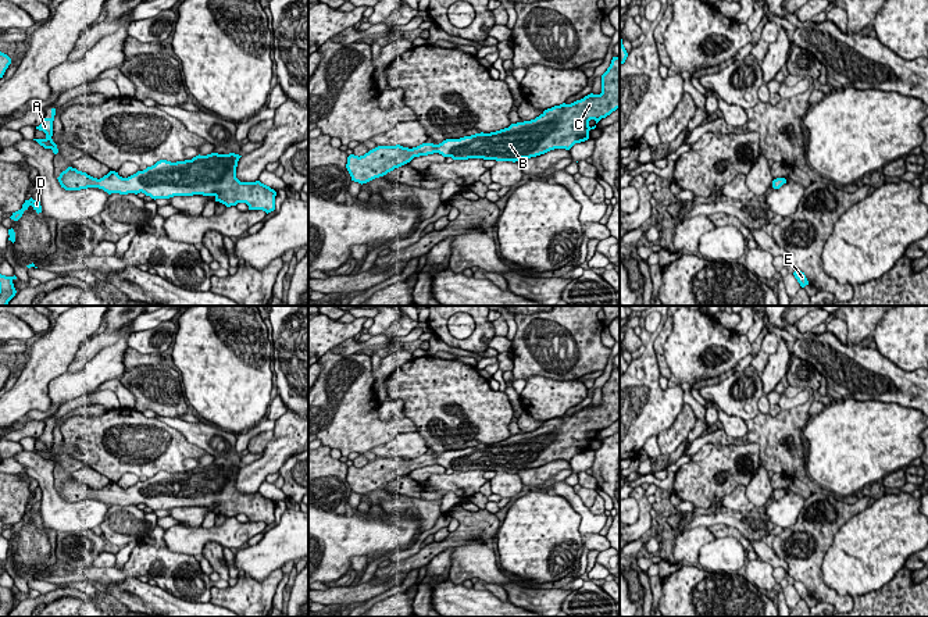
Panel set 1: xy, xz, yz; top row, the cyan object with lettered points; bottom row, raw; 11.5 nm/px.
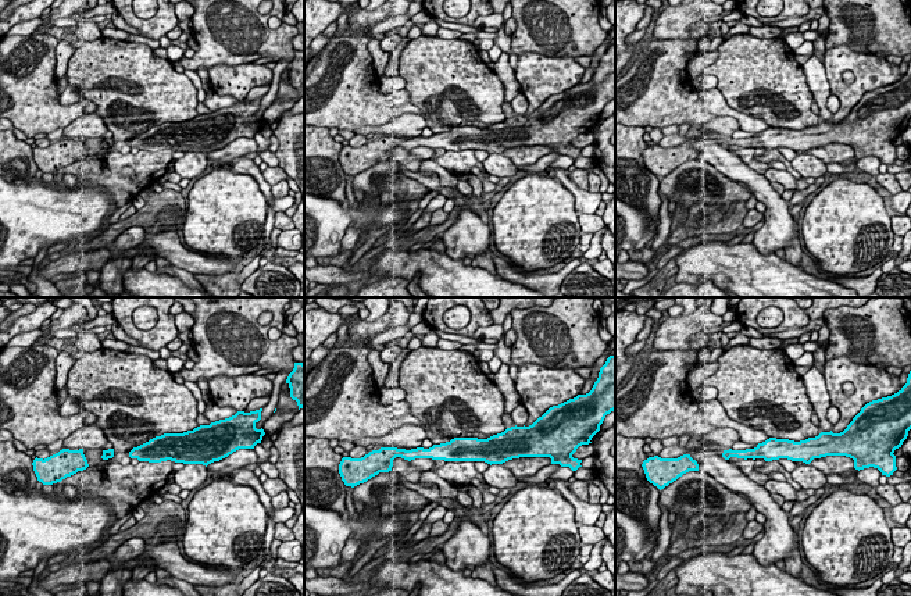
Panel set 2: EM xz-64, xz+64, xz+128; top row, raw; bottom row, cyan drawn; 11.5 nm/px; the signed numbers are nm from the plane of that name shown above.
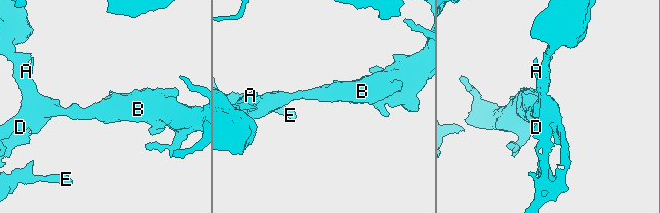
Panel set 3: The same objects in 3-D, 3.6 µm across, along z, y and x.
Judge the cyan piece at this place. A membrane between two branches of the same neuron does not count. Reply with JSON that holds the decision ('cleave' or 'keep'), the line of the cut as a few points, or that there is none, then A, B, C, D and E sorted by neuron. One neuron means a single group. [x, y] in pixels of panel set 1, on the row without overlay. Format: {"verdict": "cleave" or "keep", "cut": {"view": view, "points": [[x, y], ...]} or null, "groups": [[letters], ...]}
{"verdict": "keep", "cut": null, "groups": [["A", "B", "C", "D", "E"]]}

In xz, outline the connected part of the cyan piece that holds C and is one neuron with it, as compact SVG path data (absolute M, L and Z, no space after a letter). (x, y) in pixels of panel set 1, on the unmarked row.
M613 368L610 378L602 386L600 406L590 404L571 416L563 414L554 417L545 421L535 431L511 435L508 439L490 445L481 443L460 450L446 450L439 456L422 454L413 460L400 456L378 457L360 468L350 466L347 468L346 479L351 492L363 496L410 474L414 468L433 464L439 464L443 468L451 468L453 471L483 470L515 474L520 470L536 468L554 460L570 461L575 454L589 450L589 442L596 439L596 436L592 439L589 438L590 431L595 431L597 435L617 420L620 420L620 368Z

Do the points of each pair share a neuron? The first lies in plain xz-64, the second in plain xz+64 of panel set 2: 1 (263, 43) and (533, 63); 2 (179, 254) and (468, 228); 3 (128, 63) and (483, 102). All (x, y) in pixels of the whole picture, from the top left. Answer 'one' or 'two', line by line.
1: two
2: one
3: one

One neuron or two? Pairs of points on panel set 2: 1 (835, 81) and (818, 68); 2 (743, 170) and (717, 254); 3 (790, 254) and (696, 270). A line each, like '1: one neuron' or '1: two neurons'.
1: two neurons
2: two neurons
3: two neurons

